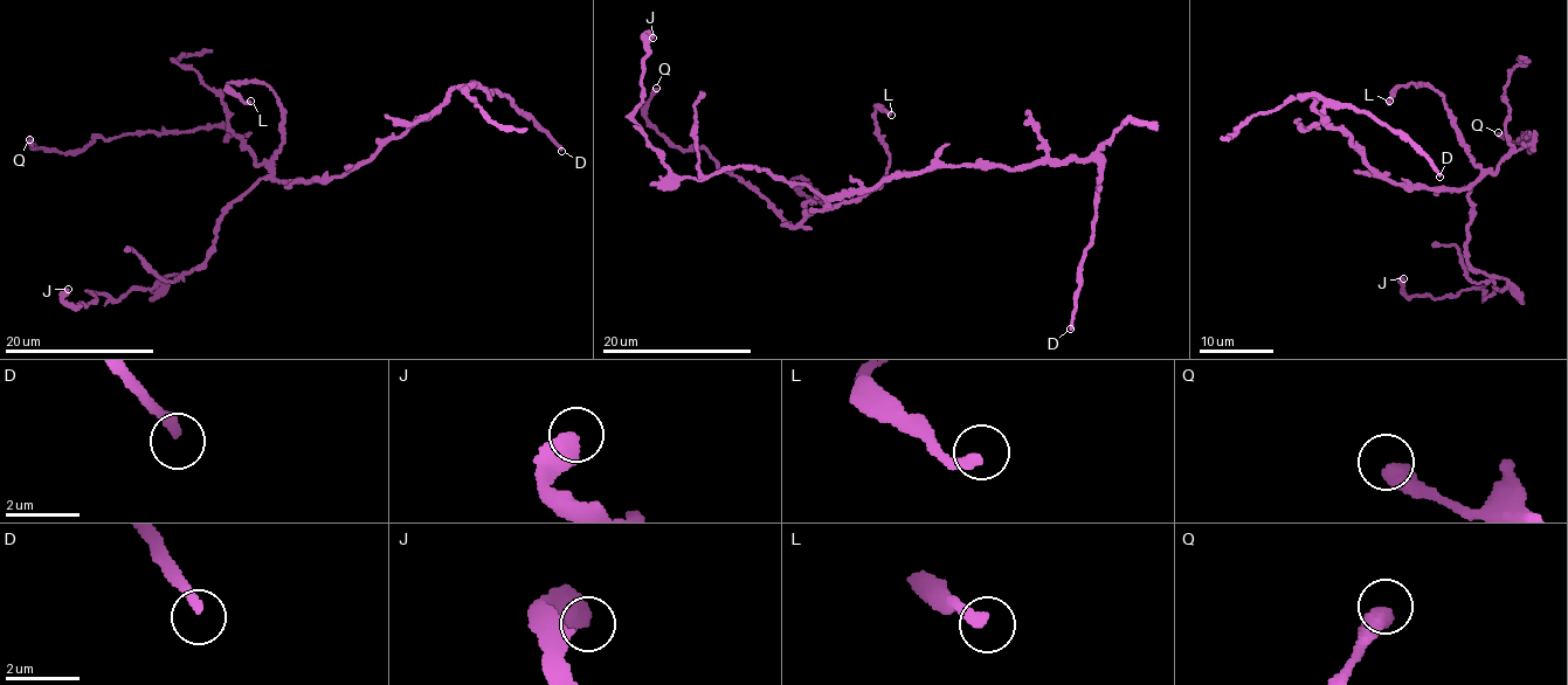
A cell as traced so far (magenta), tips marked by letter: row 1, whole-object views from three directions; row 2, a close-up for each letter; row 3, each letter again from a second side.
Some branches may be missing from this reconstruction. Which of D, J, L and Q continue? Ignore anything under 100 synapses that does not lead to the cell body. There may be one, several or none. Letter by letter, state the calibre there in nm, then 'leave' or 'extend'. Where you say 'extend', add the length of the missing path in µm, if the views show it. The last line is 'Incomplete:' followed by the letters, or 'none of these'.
D: 240 nm | extend | 250 µm
J: 480 nm | leave
L: 320 nm | leave
Q: 480 nm | leave
Incomplete: D

